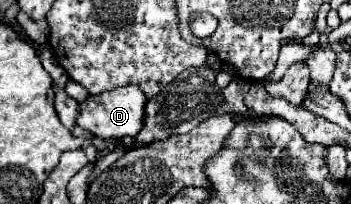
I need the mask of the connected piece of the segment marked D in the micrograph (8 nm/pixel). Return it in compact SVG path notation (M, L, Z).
M126 85L112 91L104 91L96 97L90 95L84 103L80 103L80 115L76 121L82 129L90 131L94 137L102 141L118 141L140 133L140 127L144 127L144 107L146 107L144 93L136 85Z

